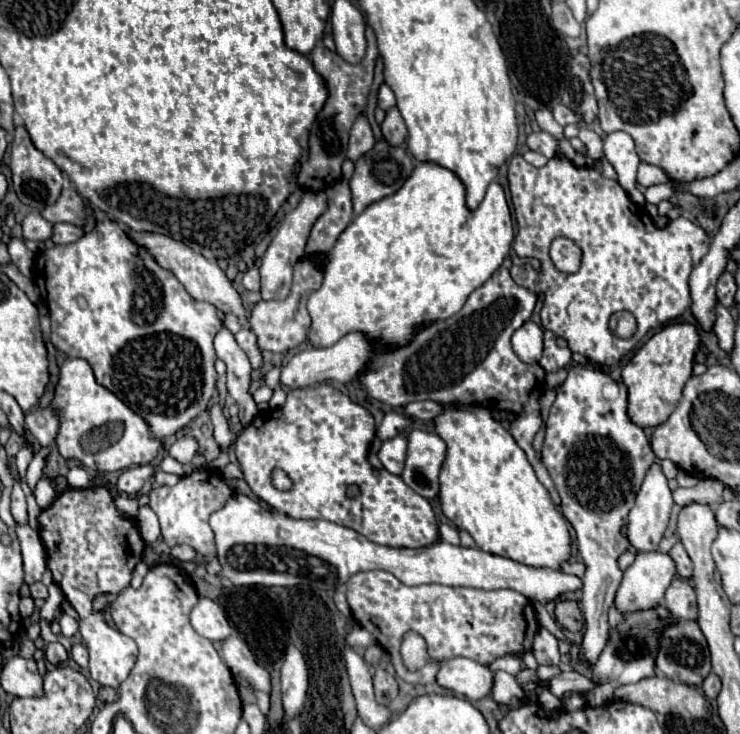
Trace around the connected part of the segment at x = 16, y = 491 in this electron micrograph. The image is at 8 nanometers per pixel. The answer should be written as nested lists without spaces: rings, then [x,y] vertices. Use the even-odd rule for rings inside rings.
[[[19,479],[13,483],[13,493],[11,493],[11,513],[17,523],[27,523],[27,503],[25,503],[25,493],[21,489]]]

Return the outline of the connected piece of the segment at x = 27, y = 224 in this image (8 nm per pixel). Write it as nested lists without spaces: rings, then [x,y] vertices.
[[[29,213],[23,219],[23,239],[47,241],[51,237],[51,231],[53,231],[53,225],[45,221],[39,213]]]

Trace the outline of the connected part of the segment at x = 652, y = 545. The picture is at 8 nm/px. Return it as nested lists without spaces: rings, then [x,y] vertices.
[[[655,461],[647,475],[645,481],[637,493],[637,501],[635,507],[629,513],[629,525],[627,525],[627,537],[631,541],[631,545],[637,551],[655,551],[659,541],[663,539],[663,533],[667,529],[667,521],[669,521],[669,513],[673,507],[673,499],[671,499],[671,489],[667,485],[667,477],[663,475],[663,469],[659,465],[659,461]]]

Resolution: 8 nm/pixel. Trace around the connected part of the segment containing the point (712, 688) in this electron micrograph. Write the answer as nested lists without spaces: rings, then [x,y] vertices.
[[[711,673],[705,681],[703,681],[703,691],[707,697],[717,697],[719,691],[721,691],[721,683],[719,683],[719,677],[715,673]]]

